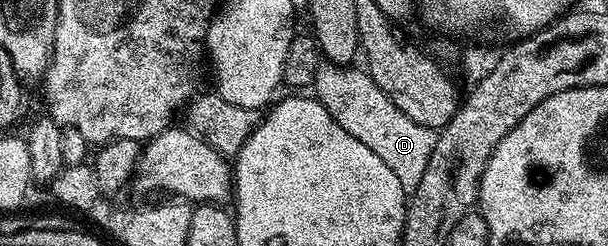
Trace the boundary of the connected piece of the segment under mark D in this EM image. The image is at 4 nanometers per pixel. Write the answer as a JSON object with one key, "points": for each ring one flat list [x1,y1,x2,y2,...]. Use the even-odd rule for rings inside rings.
{"points":[[322,62,317,69,312,88,315,98,321,101,338,124,352,137,368,146,376,157,384,161,388,169,395,173,408,193,420,183,430,154,434,149,437,132,417,125,410,117,396,109,396,105,363,68,347,67,341,64]]}

